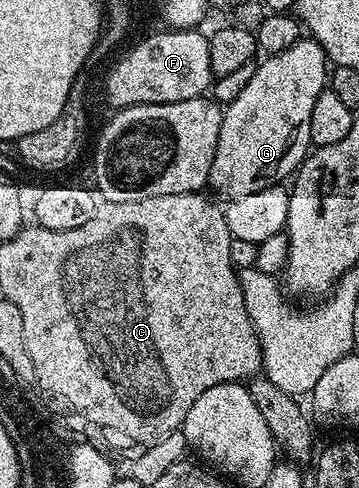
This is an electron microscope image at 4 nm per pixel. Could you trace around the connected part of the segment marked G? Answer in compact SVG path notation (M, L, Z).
M304 38L299 40L293 46L289 46L289 50L285 50L281 54L277 54L276 56L267 56L264 59L264 64L261 63L256 67L255 73L253 74L253 78L249 78L249 86L245 86L245 90L241 90L241 94L237 94L237 98L233 98L233 102L226 107L223 108L223 121L221 122L221 134L217 138L217 150L213 154L213 166L209 170L209 178L207 179L207 183L209 185L210 191L212 193L220 192L221 195L227 196L226 198L234 198L236 196L244 196L245 194L253 194L257 190L261 190L262 188L268 188L271 184L278 184L280 182L286 181L286 176L290 177L292 173L298 169L299 165L303 163L305 157L308 155L309 149L312 147L311 143L311 135L309 134L309 114L313 114L313 105L317 102L317 98L324 92L324 90L328 87L329 84L329 61L327 59L326 50L322 48L322 46L318 43L317 40L312 38Z

